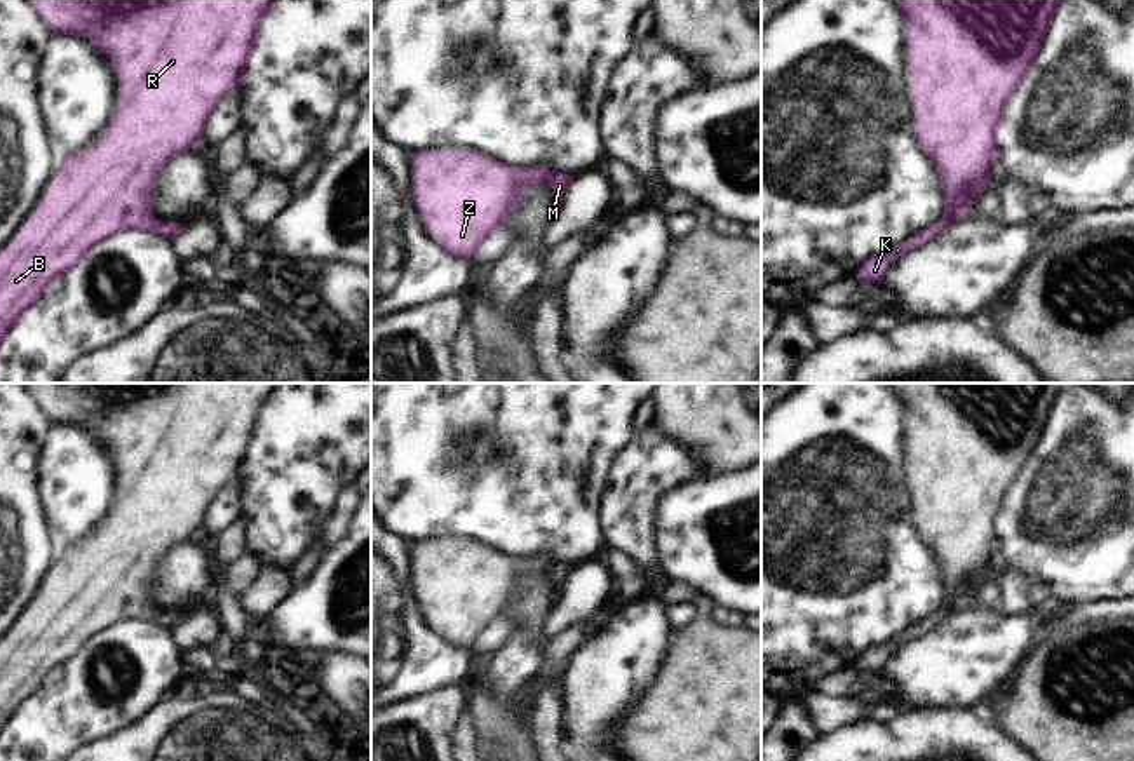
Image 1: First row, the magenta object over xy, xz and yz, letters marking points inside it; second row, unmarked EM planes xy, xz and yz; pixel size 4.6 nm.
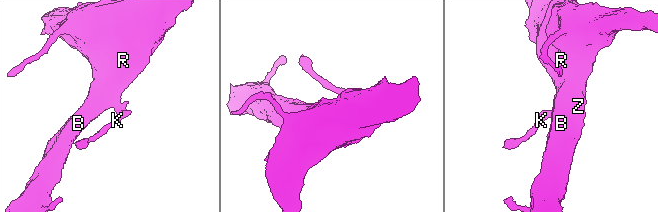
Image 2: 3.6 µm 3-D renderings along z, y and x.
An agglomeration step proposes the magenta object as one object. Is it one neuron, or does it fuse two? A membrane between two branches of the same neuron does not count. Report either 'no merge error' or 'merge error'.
no merge error

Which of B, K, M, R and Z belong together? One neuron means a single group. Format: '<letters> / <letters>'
B K M R Z

